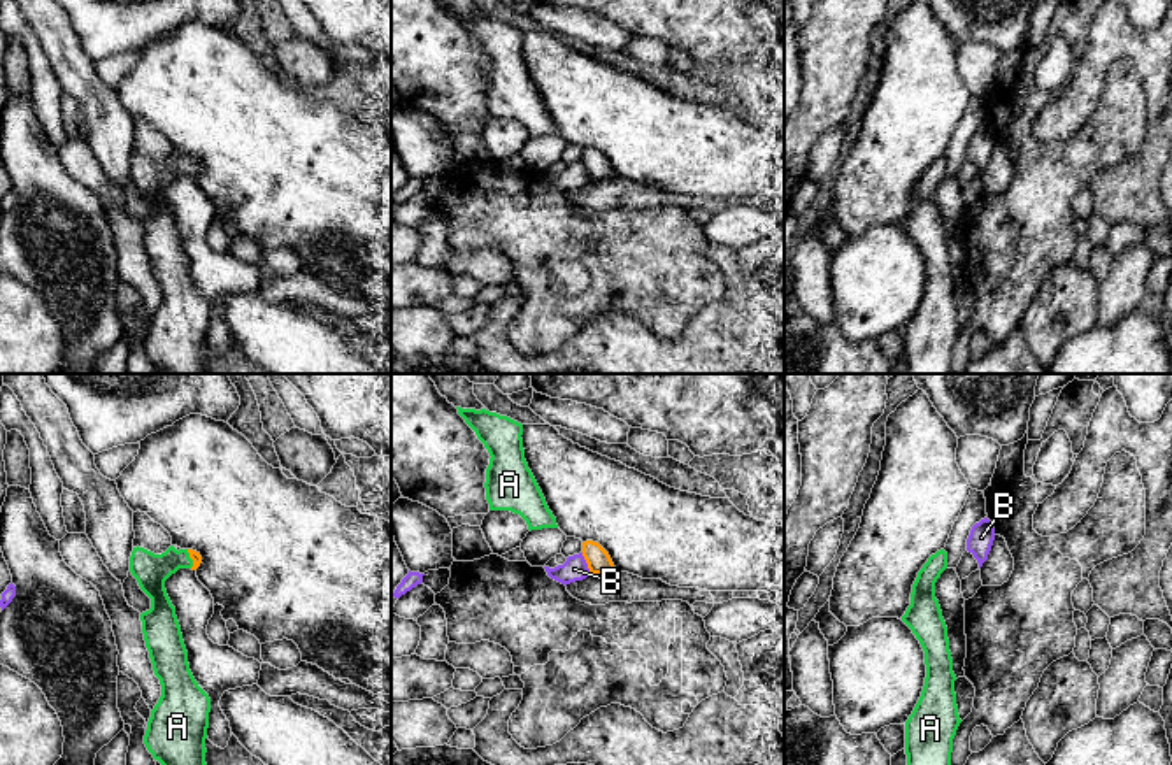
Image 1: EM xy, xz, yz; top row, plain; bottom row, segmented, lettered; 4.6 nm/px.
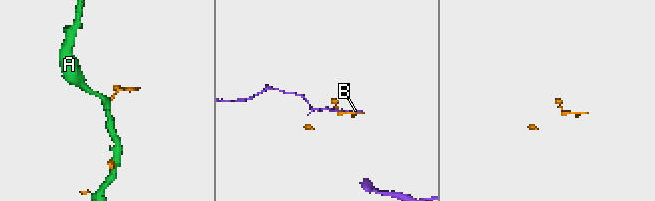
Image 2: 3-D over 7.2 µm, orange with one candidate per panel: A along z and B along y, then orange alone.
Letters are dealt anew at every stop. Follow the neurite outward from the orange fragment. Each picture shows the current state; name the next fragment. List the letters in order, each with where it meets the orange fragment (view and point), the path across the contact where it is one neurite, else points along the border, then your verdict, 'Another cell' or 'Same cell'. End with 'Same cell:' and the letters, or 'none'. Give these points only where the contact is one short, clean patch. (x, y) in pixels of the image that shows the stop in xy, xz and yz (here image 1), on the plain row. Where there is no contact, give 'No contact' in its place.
A: Touches orange at xy (190, 164). Same cell
B: Touches orange at xz (586, 169). Another cell
Same cell: A

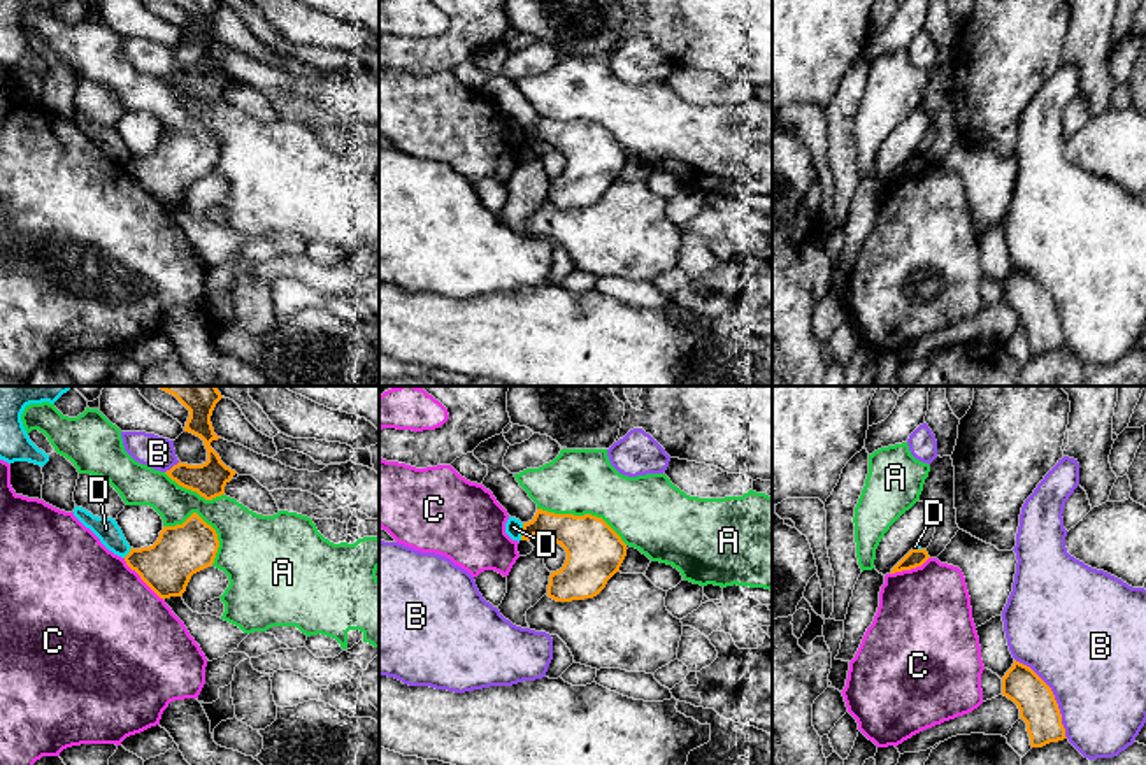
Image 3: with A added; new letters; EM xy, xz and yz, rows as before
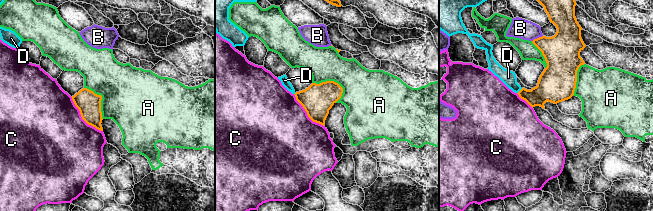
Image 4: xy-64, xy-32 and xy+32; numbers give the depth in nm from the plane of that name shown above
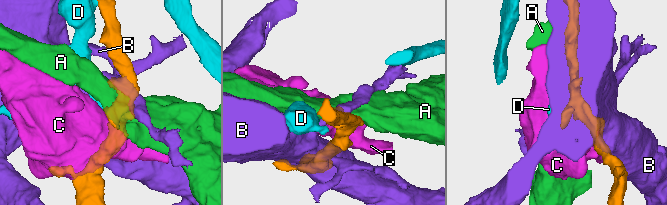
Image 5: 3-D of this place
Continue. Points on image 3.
A: Touches orange at xz (585, 121). Another cell
B: Touches orange at yz (1053, 302). Another cell
C: Touches orange at xy (143, 186). Boundary: xy (123, 165), (164, 207). Another cell
D: Touches orange at xz (522, 139). Another cell
Same cell: none

